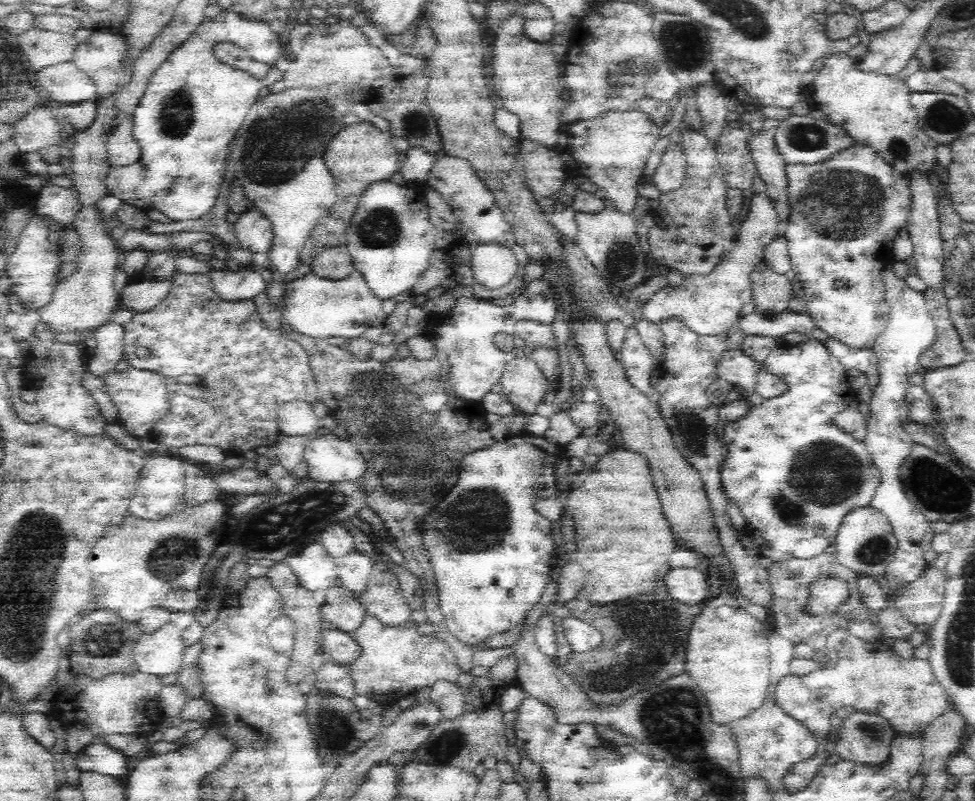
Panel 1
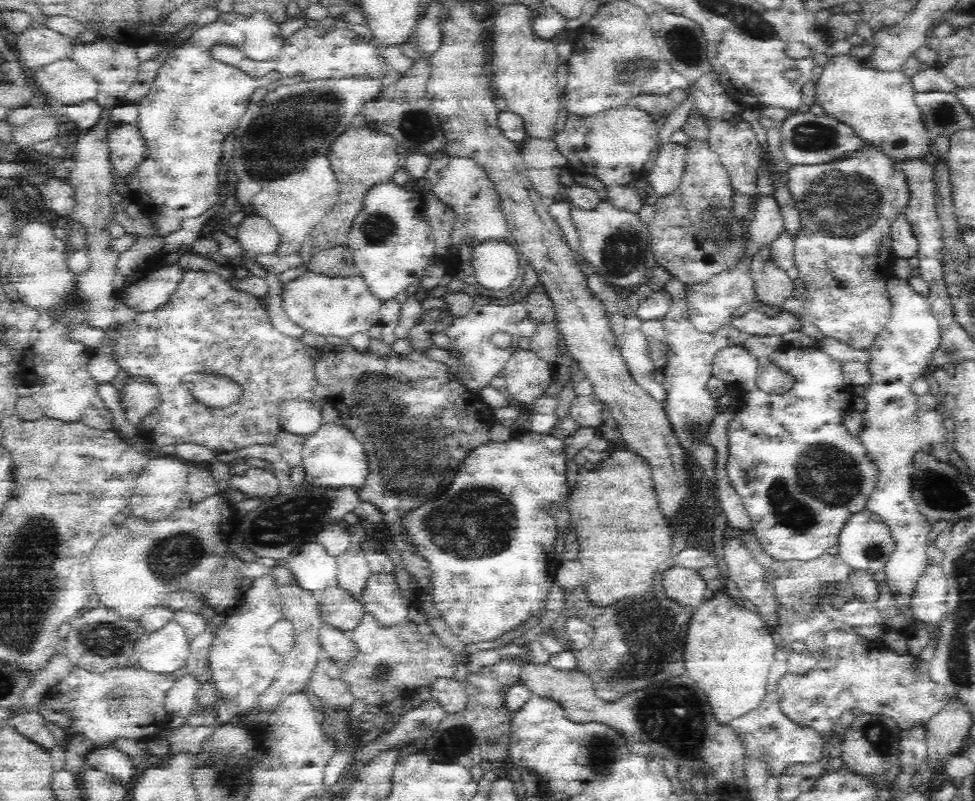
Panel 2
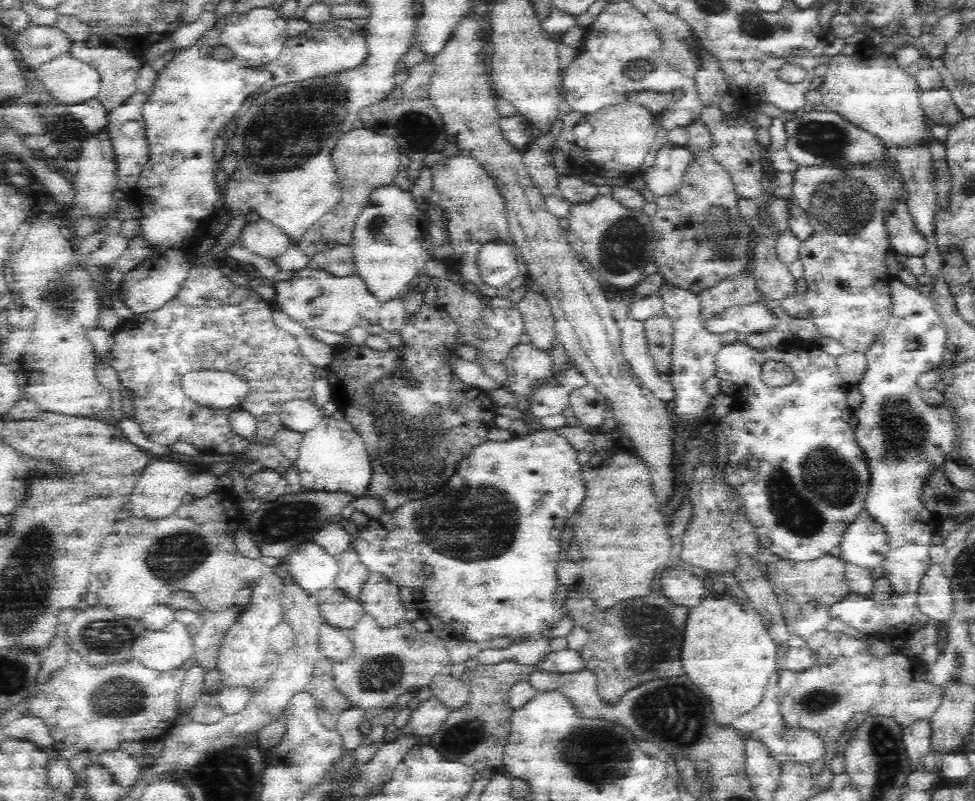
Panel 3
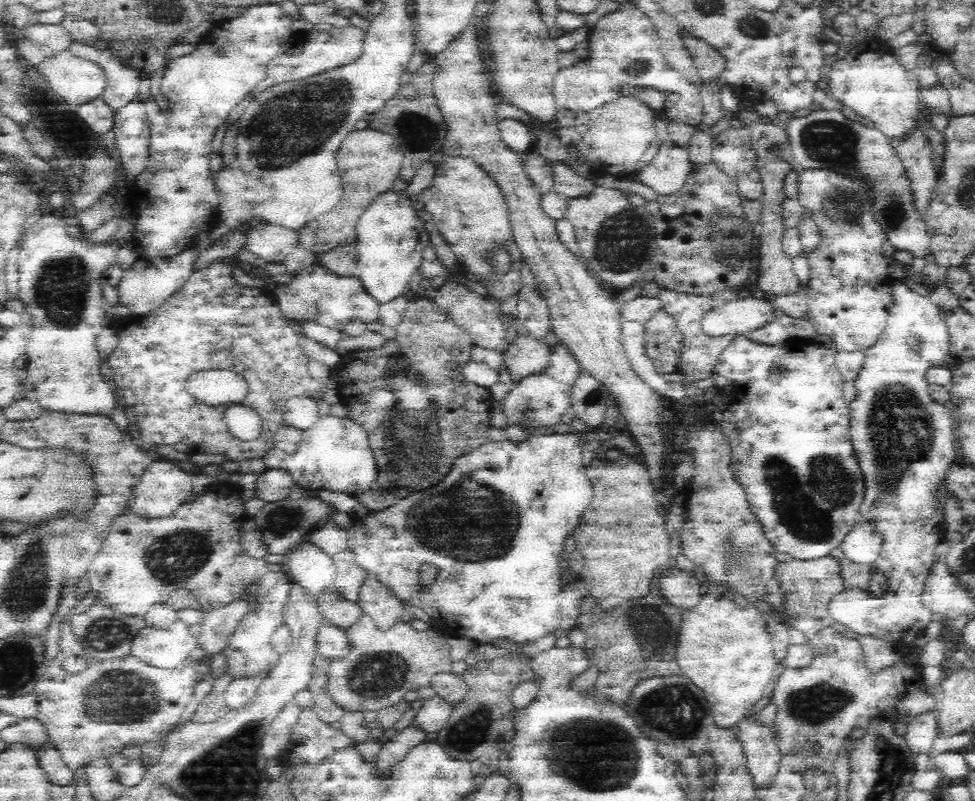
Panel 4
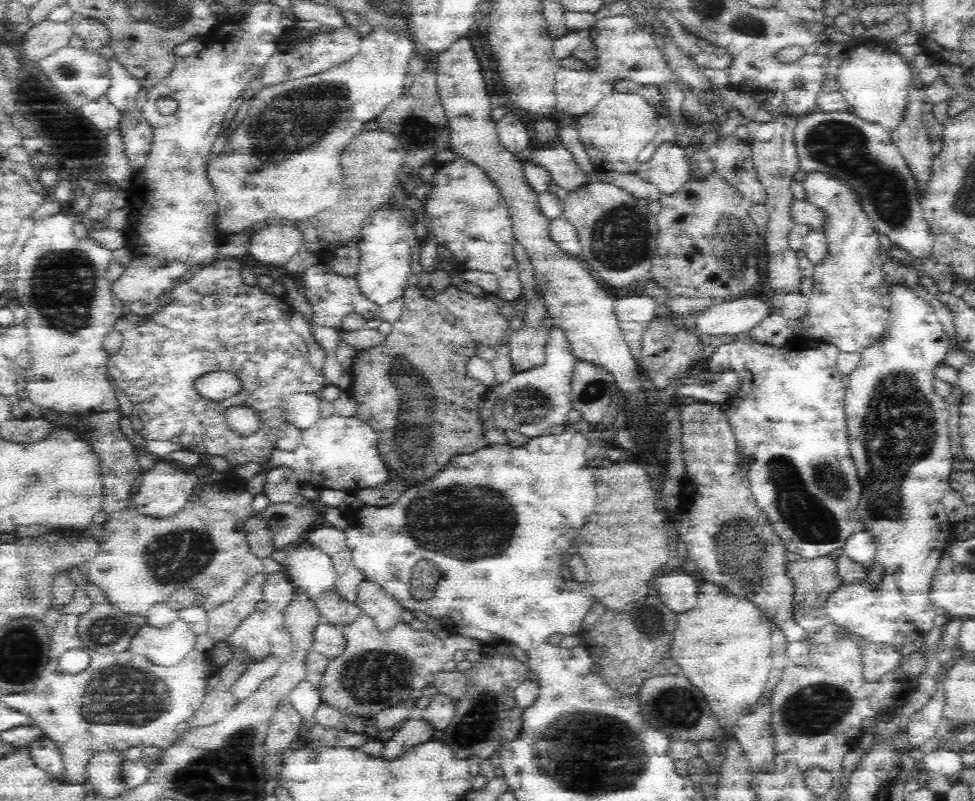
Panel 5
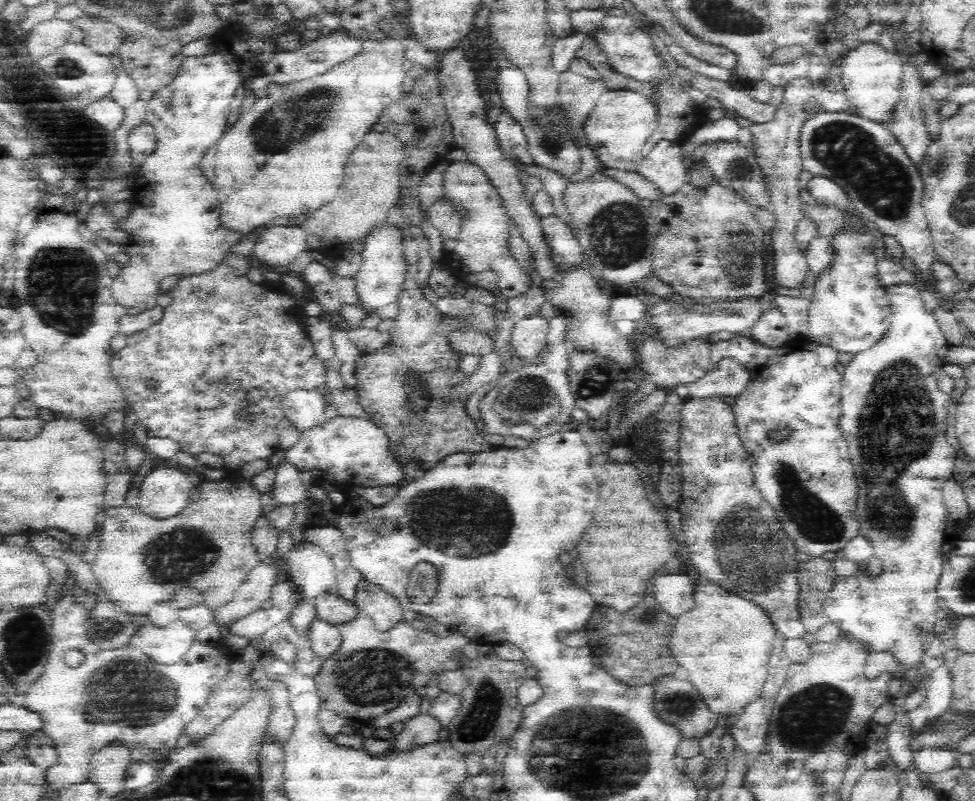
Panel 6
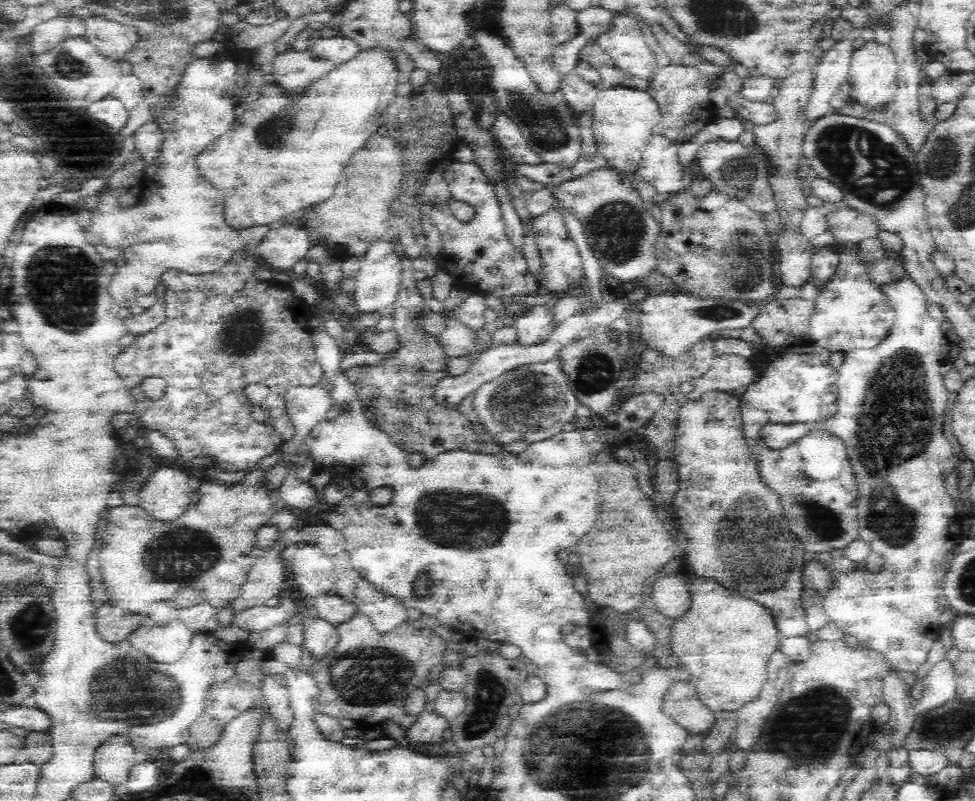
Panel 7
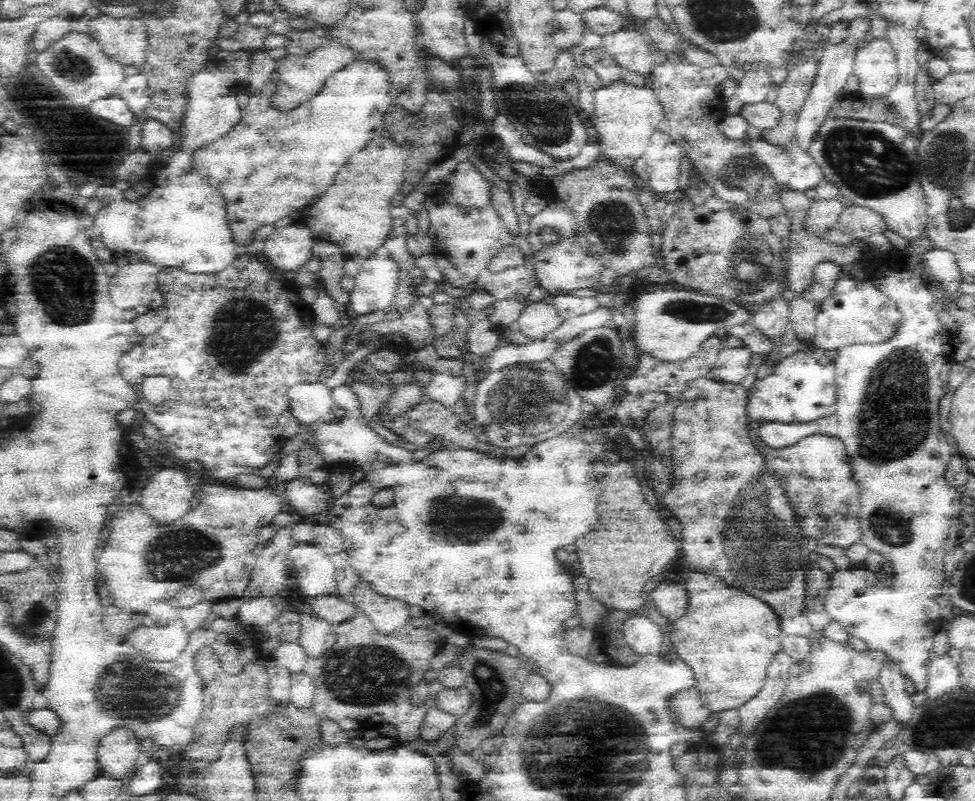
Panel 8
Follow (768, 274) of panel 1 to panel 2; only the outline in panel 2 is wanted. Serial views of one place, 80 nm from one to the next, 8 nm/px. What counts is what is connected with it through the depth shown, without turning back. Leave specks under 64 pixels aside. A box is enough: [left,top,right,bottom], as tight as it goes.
[751,243,794,309]

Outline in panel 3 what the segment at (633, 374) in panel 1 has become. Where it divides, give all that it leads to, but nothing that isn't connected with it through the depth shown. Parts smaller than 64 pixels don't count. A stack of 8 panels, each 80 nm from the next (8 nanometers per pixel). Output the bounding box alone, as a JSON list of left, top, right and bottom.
[619,316,676,403]

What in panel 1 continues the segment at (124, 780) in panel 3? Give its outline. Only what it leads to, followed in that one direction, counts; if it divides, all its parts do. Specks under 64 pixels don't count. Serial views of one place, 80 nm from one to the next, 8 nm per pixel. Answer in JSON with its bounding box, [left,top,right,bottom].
[78,742,129,777]

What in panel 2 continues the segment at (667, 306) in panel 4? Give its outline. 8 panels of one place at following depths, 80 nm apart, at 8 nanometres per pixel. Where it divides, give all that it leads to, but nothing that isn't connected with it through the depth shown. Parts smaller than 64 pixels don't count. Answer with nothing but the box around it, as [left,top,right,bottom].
[663,278,740,484]

